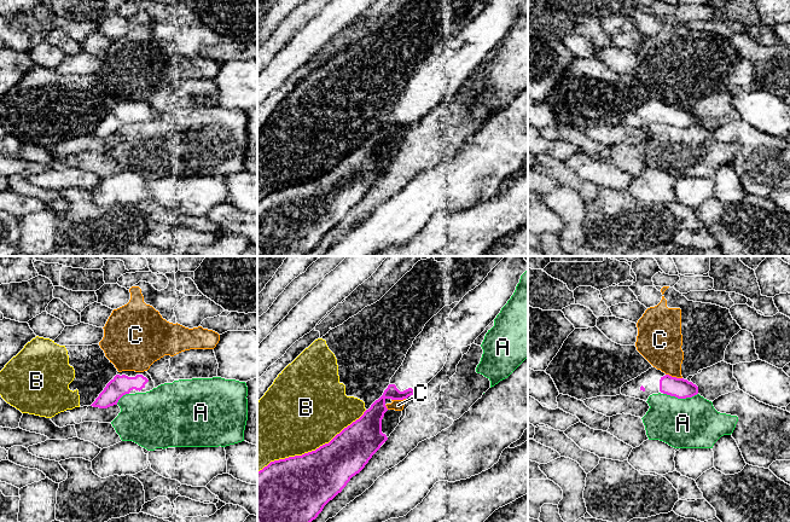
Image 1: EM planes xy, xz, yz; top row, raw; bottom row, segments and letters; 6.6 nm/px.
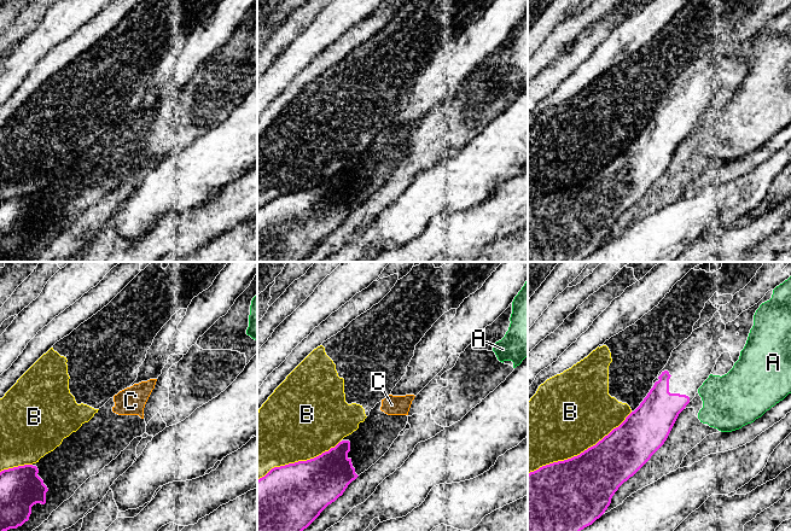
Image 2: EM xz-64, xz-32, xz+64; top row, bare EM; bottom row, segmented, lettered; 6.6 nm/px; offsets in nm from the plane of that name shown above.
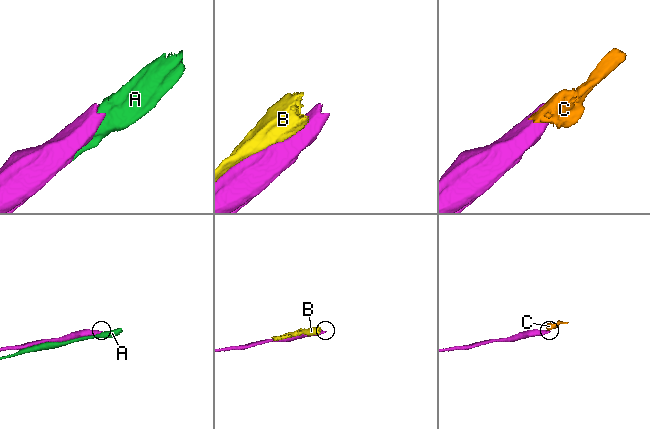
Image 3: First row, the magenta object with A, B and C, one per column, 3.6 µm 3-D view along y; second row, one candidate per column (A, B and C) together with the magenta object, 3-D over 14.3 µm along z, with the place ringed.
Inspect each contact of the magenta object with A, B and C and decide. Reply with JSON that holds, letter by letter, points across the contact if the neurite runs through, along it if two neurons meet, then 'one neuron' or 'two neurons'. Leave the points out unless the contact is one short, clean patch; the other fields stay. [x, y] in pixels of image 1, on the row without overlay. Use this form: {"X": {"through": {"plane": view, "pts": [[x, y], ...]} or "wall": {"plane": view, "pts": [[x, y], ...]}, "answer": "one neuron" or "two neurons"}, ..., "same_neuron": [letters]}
{"A": {"answer": "two neurons"}, "B": {"answer": "two neurons"}, "C": {"wall": {"plane": "yz", "pts": [[666, 103], [681, 108]]}, "answer": "two neurons"}, "same_neuron": []}

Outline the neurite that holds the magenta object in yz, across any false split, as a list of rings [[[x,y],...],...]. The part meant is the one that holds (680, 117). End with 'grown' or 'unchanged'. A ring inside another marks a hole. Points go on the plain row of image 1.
[[[654,95],[621,116],[622,124],[644,130],[647,130],[650,124],[658,122],[686,128],[697,124],[698,116],[687,109],[666,104]]]; grown

